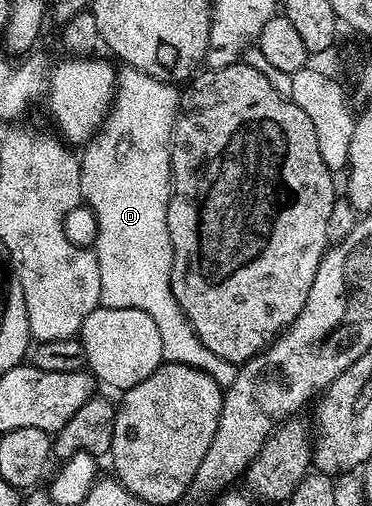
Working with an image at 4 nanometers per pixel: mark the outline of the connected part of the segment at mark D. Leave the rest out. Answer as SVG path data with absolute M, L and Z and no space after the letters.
M123 68L118 71L115 97L102 123L103 131L81 150L82 201L86 205L88 202L95 213L93 249L97 268L101 268L100 303L109 308L141 308L141 312L149 312L161 336L164 362L189 364L189 368L211 374L219 386L226 388L233 384L239 366L229 360L221 360L217 352L209 352L209 348L201 344L185 312L181 312L181 304L177 304L171 287L173 244L169 240L167 209L171 199L171 133L175 117L179 114L179 95L180 91L172 83L157 80L140 70Z

